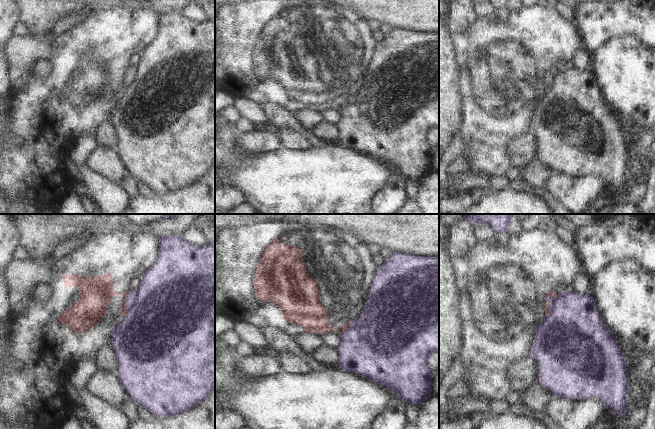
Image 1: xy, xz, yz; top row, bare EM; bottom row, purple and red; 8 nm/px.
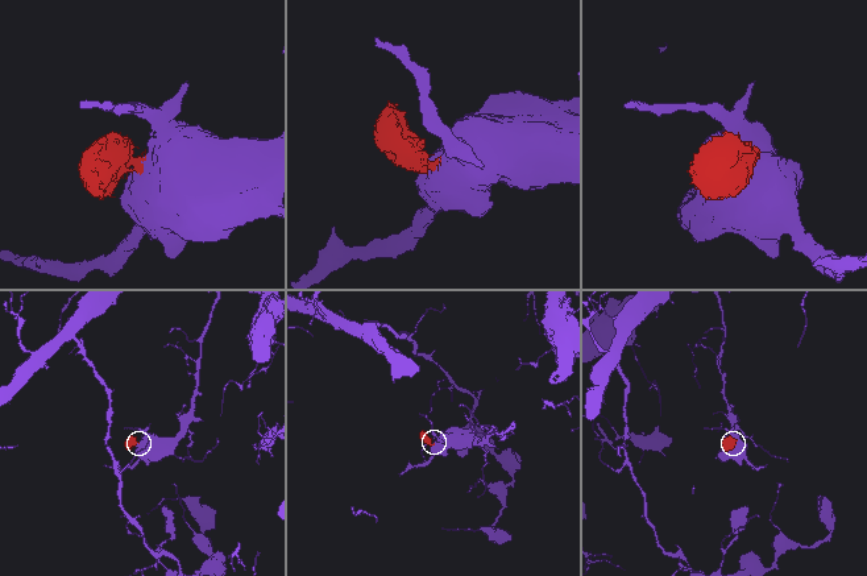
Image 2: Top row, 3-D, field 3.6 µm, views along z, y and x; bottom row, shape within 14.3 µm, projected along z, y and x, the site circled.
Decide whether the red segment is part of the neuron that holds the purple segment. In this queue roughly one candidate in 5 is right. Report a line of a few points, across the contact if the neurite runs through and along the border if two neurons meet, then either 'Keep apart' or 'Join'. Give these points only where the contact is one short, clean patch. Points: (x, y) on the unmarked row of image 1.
Line: xy (130, 67), (126, 72), (127, 90), (125, 92). Keep apart

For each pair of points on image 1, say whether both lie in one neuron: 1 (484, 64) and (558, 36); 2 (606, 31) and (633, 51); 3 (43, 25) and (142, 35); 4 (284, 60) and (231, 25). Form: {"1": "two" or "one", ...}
{"1": "one", "2": "two", "3": "two", "4": "one"}

